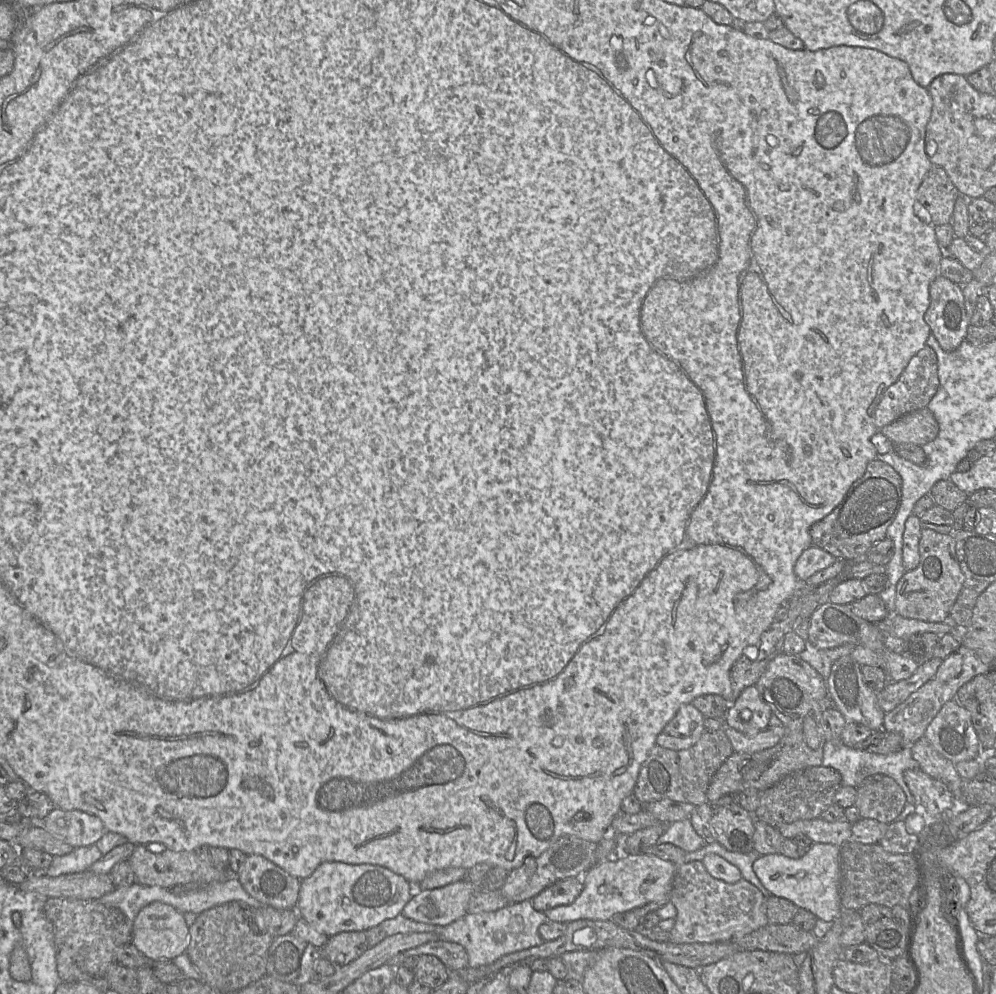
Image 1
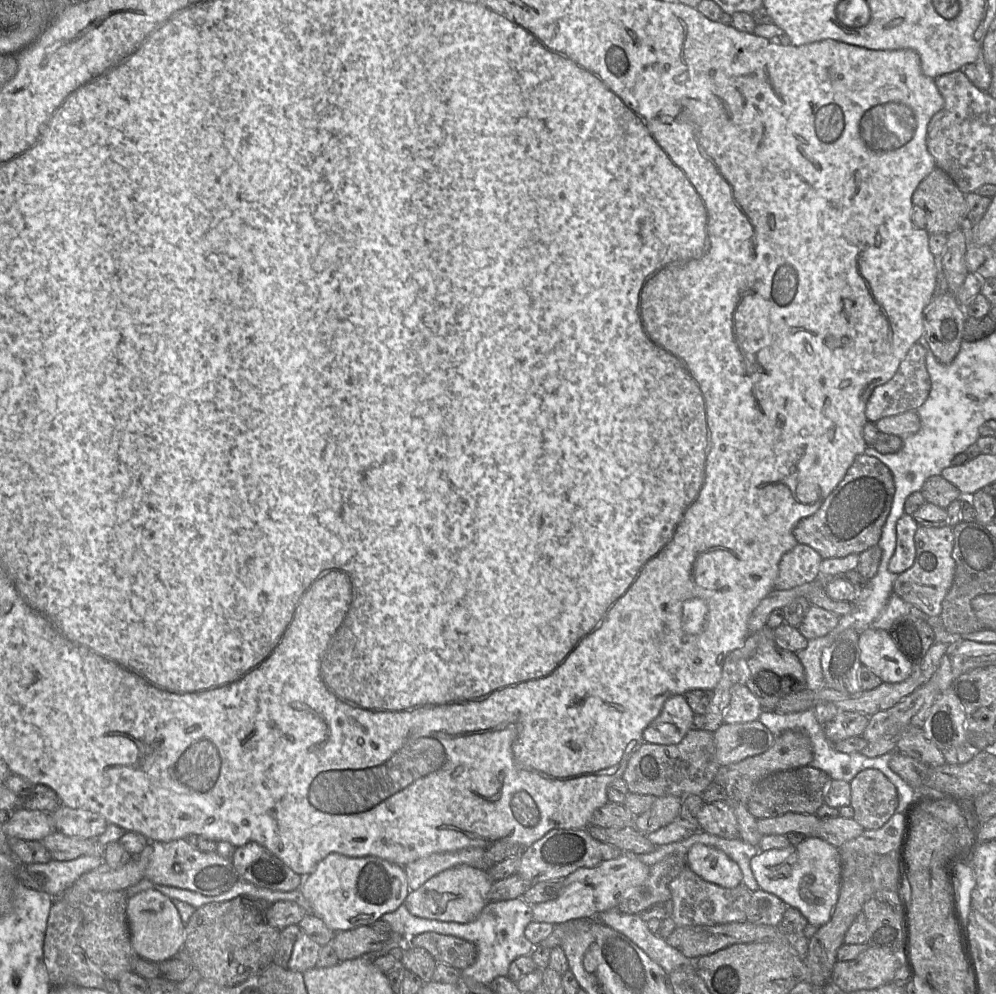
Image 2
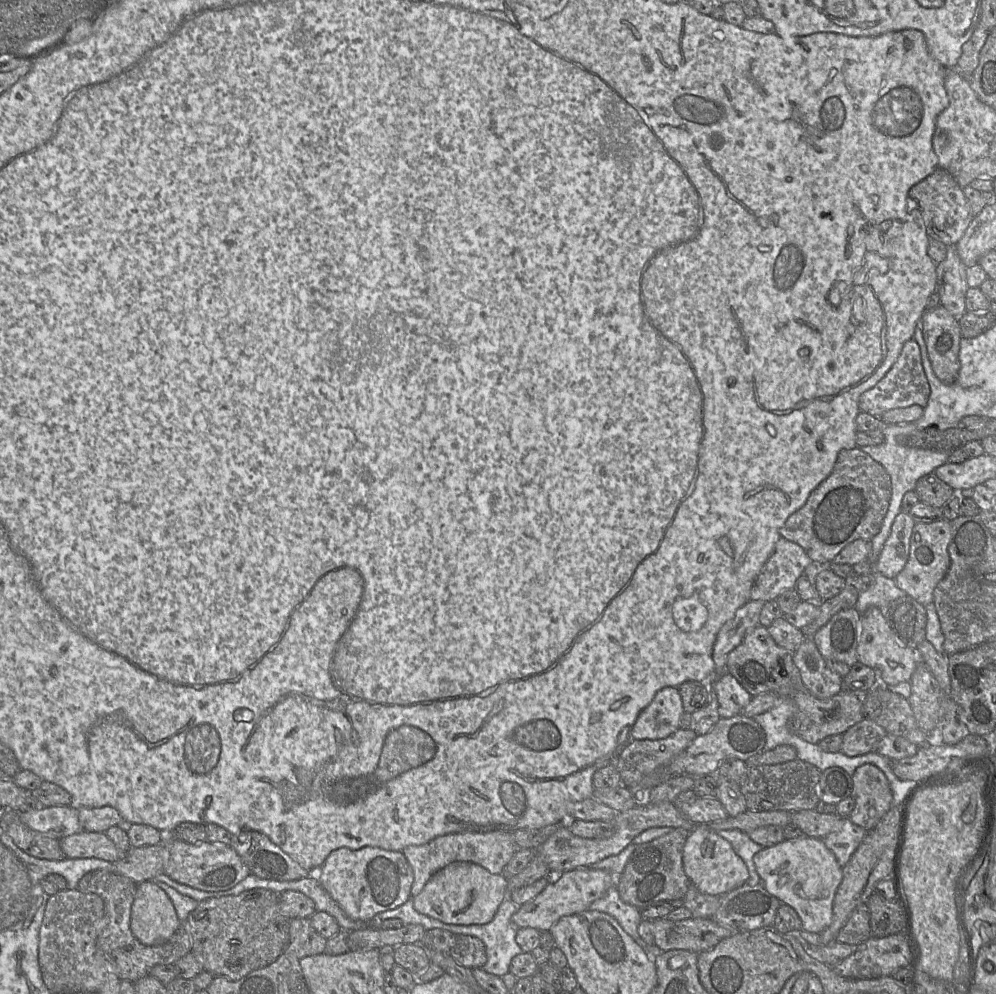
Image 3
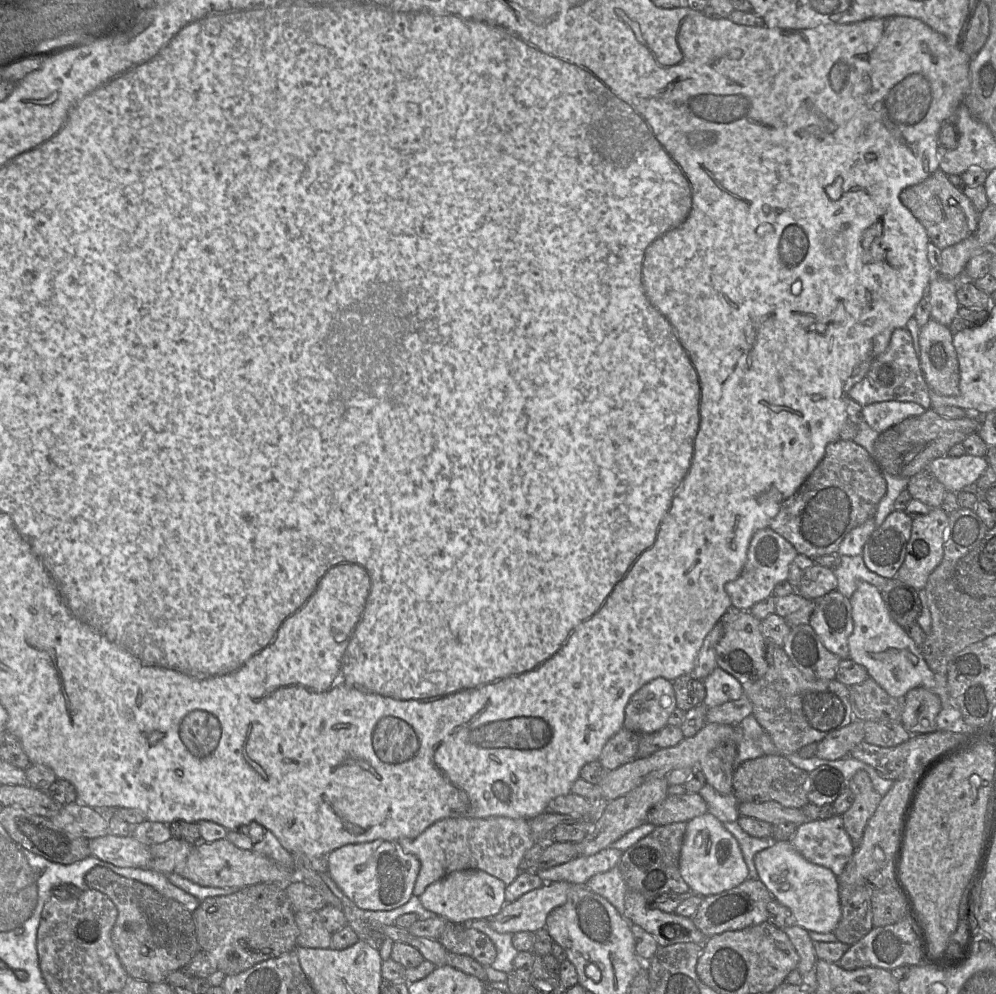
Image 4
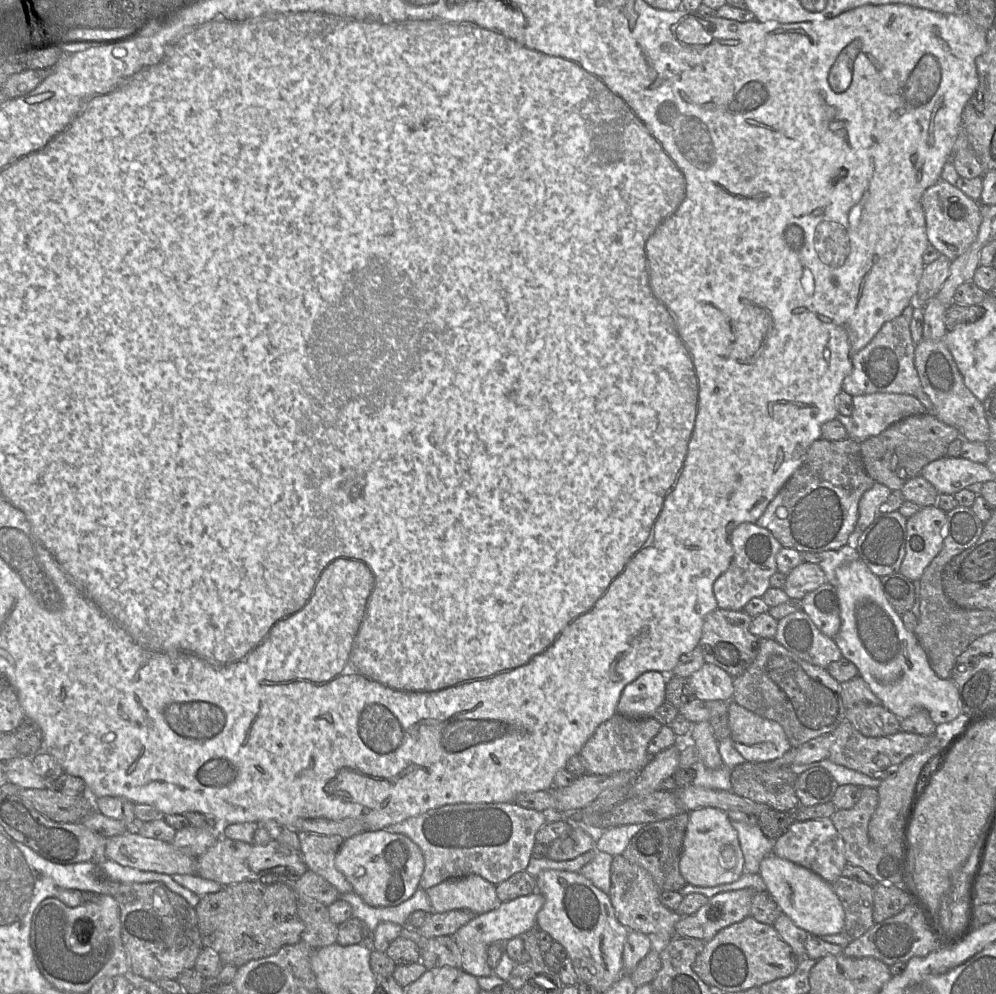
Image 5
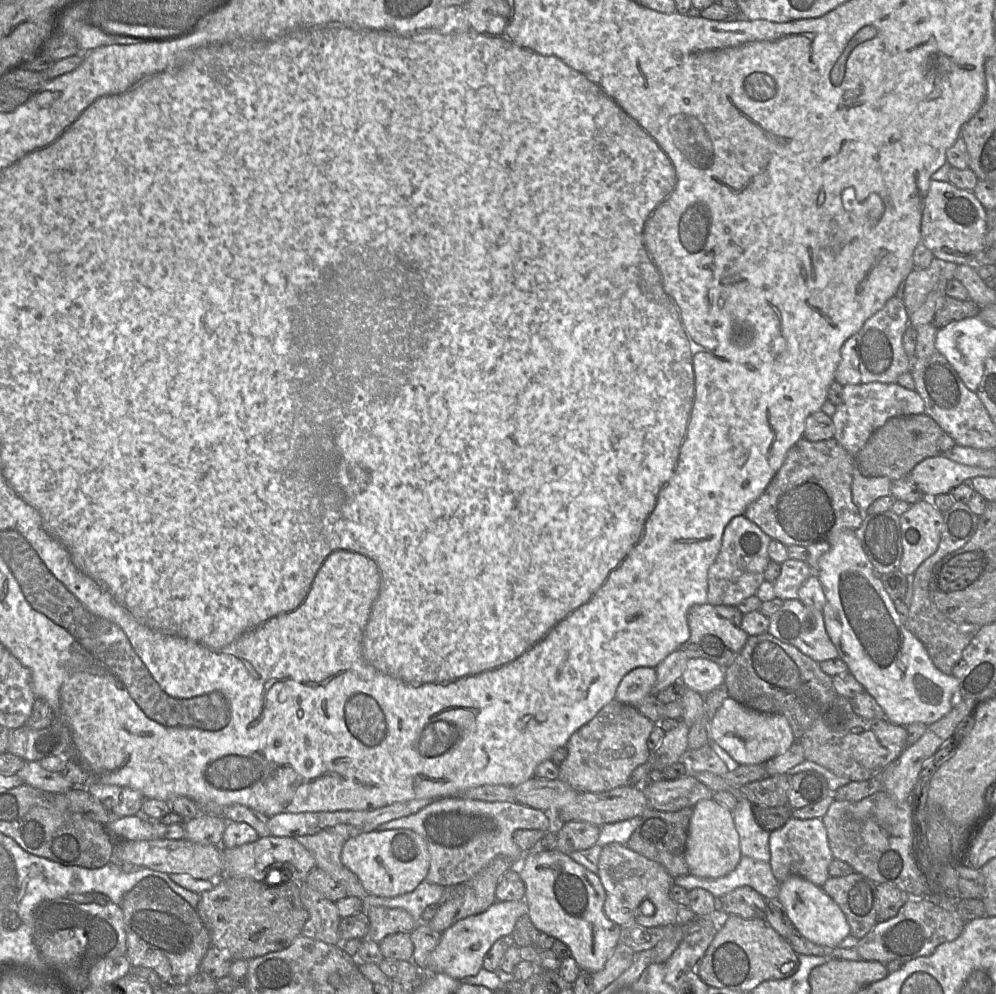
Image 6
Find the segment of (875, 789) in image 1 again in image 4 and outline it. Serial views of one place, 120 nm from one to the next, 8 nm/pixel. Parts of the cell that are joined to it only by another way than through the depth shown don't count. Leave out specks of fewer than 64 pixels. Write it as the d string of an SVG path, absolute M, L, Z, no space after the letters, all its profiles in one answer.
M863 770L856 772L852 777L849 788L854 794L854 802L842 815L842 820L856 850L861 843L864 829L875 813L882 796L875 790L869 775Z

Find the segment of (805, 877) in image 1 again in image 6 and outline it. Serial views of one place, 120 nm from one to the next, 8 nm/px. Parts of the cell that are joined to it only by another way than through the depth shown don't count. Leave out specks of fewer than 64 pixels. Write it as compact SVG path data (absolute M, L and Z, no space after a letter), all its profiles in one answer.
M791 876L781 882L778 900L785 908L795 929L817 945L834 949L850 934L846 916L837 903L821 887L802 877Z

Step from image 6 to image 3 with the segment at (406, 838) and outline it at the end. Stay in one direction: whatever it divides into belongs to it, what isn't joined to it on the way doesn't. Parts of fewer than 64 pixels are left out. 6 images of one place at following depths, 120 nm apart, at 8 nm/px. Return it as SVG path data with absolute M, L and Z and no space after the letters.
M378 847L356 850L339 848L328 855L315 874L321 886L344 913L364 924L371 925L377 913L394 909L411 897L413 870L401 851Z

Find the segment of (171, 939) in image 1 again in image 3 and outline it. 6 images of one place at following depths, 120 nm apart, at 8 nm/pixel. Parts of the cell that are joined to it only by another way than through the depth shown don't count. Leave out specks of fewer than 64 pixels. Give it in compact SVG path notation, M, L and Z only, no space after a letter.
M154 881L138 883L131 908L130 929L143 944L167 941L181 922L168 895Z

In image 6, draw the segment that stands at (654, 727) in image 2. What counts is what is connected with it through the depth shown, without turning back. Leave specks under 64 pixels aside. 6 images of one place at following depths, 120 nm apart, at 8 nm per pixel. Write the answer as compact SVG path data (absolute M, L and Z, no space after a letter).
M637 667L622 678L614 699L637 707L639 703L651 695L656 679L656 668Z

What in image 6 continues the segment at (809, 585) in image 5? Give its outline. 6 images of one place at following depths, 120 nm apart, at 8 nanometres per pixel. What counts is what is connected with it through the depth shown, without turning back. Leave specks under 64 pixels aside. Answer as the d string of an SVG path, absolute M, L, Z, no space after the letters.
M788 559L781 564L779 577L773 584L777 598L798 599L798 591L803 583L813 575L807 561Z

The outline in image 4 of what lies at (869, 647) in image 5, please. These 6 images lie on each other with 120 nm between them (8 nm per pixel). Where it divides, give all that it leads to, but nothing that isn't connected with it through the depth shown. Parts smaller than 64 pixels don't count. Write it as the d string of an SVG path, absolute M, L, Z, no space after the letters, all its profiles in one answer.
M861 581L851 596L850 603L852 606L853 631L848 639L849 658L864 666L869 677L874 679L892 697L904 698L908 691L916 687L924 687L936 694L941 700L941 711L936 718L937 731L949 731L950 726L962 718L962 714L949 695L948 682L947 687L943 687L936 681L935 674L926 663L921 648L915 644L907 630L892 619L880 590L868 582Z

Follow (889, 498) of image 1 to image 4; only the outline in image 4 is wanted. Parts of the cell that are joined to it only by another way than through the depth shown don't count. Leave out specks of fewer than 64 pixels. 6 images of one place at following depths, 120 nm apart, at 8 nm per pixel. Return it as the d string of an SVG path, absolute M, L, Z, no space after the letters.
M853 440L829 443L823 458L801 487L781 505L769 528L812 559L836 554L846 535L875 516L887 484L878 464Z

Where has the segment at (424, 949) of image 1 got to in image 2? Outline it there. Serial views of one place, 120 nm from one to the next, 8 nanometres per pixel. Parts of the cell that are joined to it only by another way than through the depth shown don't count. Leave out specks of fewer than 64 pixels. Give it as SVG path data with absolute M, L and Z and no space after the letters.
M424 932L411 937L405 941L404 946L423 948L436 963L447 964L460 971L474 964L478 957L478 950L473 943L436 932Z

